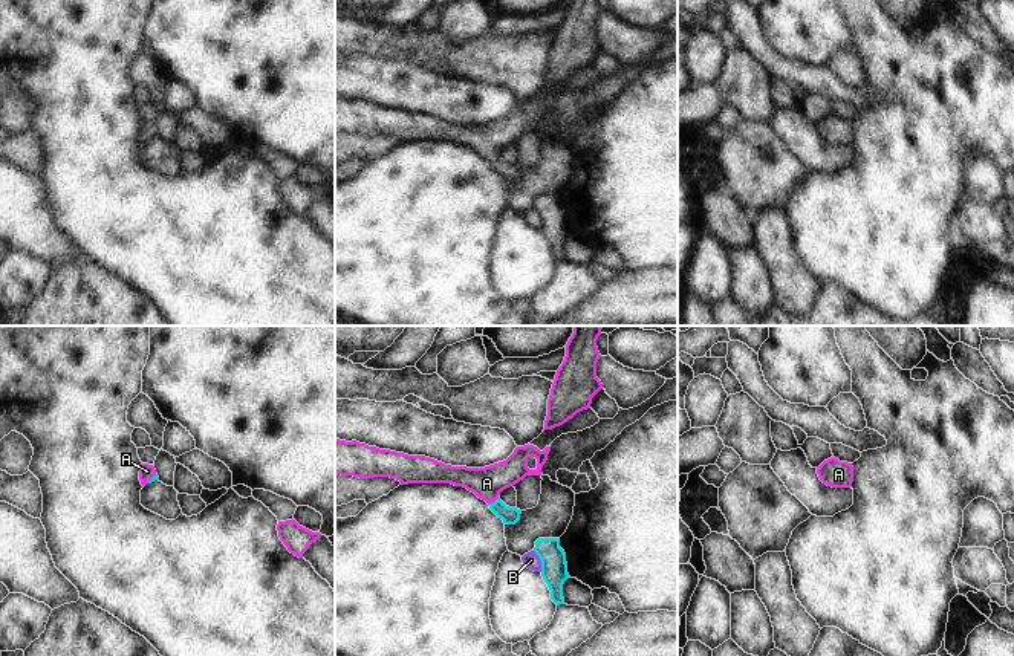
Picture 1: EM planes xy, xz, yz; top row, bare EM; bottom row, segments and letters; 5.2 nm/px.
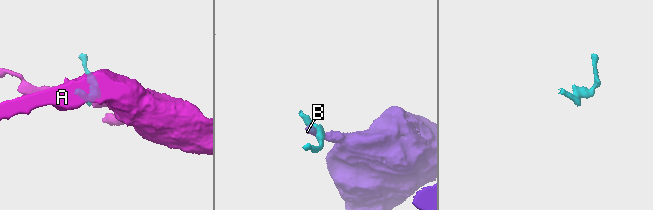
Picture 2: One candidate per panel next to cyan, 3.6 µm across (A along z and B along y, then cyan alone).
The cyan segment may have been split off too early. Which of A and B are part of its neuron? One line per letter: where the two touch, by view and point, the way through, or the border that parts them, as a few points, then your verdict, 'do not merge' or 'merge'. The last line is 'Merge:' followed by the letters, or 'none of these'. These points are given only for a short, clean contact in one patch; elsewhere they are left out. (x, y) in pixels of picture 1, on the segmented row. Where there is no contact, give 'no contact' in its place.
A: xz (496, 500) | across xz (510, 516), (496, 500), (490, 494), (487, 483) | merge
B: xz (540, 560) | along xz (532, 551), (540, 561), (542, 571) | do not merge
Merge: A

